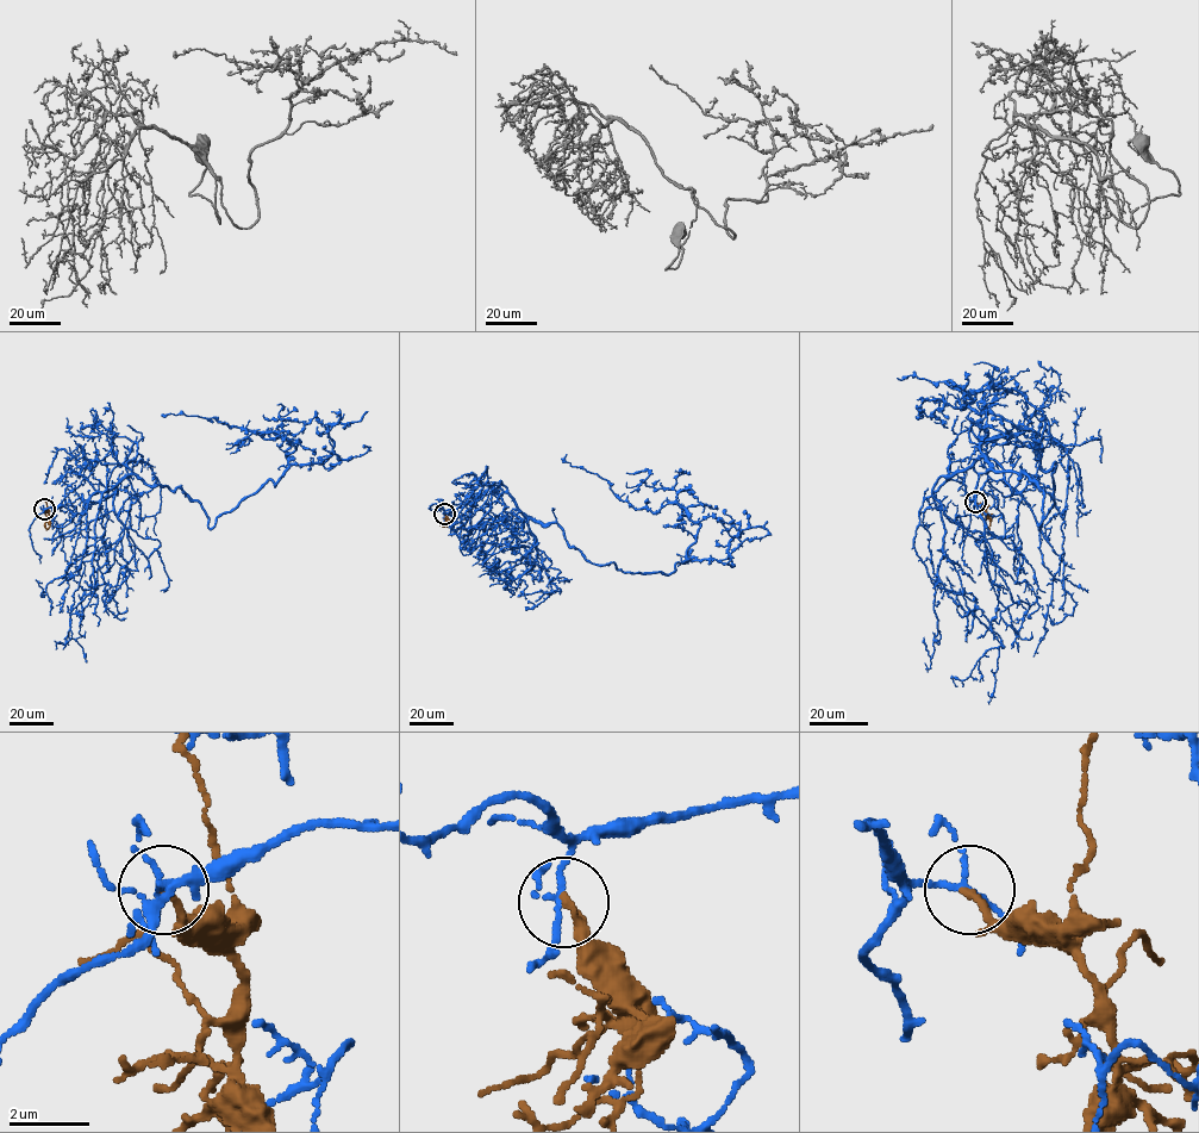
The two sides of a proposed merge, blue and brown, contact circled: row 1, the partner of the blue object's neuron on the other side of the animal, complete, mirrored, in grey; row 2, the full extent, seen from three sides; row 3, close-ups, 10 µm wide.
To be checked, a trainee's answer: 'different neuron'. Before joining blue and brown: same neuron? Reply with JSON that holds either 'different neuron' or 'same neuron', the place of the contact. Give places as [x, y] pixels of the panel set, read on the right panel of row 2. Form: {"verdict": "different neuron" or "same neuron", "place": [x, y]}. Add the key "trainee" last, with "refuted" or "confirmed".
{"verdict": "different neuron", "place": [975, 502], "trainee": "confirmed"}

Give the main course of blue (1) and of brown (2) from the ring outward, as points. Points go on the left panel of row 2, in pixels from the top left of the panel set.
1: (44, 509), (85, 478), (106, 492), (130, 474), (180, 487), (210, 528), (275, 486), (299, 442), (167, 415)
2: (44, 509), (49, 514), (47, 529)

